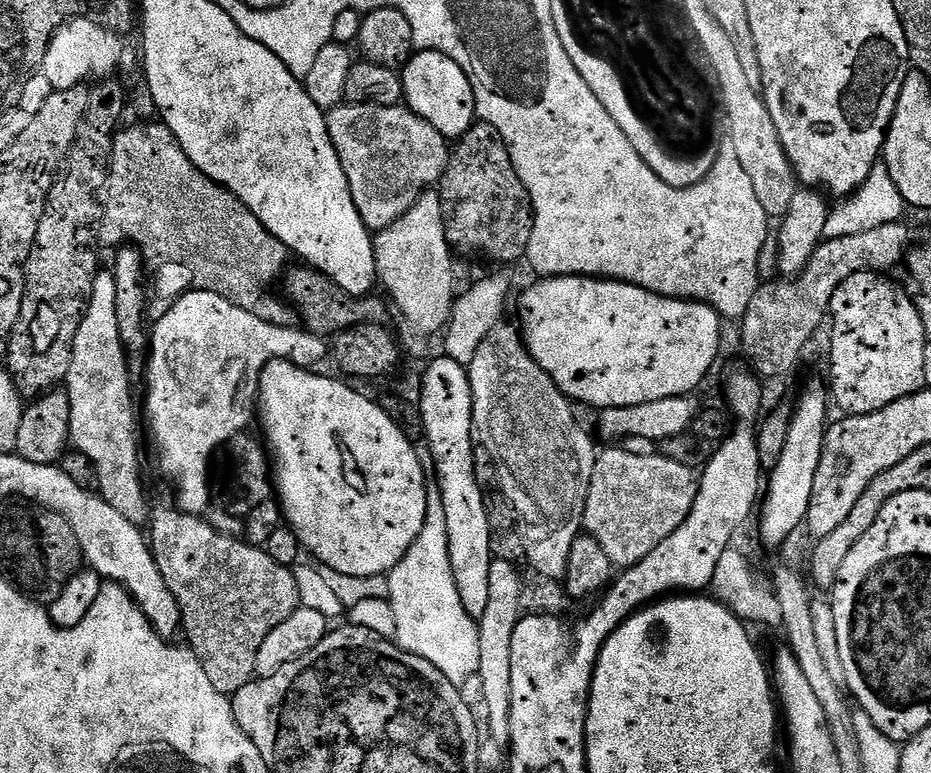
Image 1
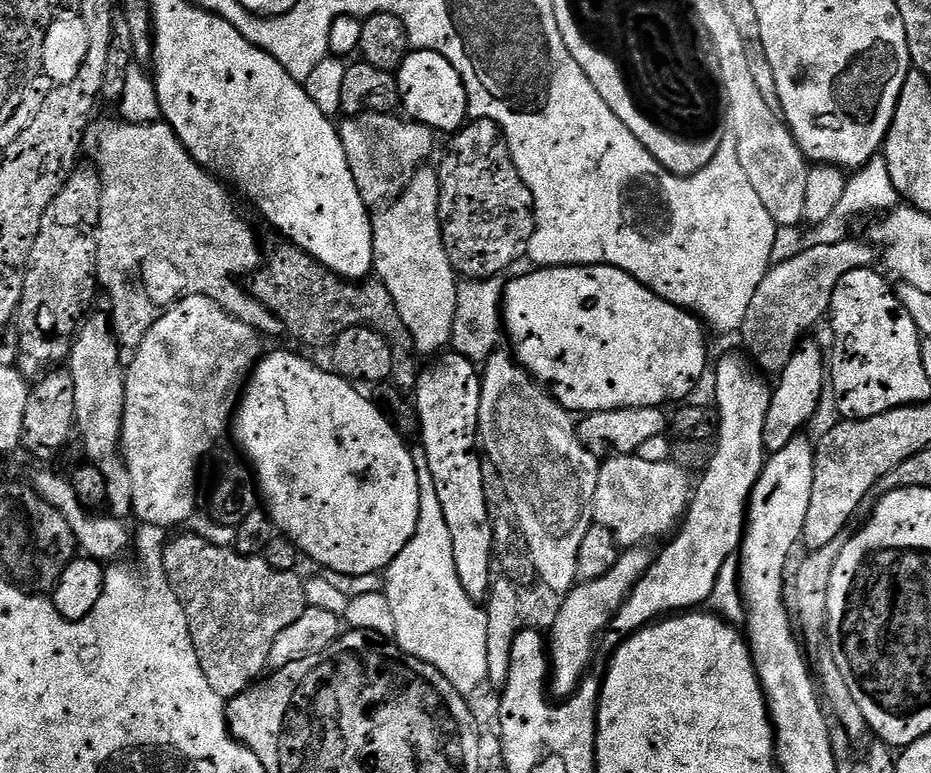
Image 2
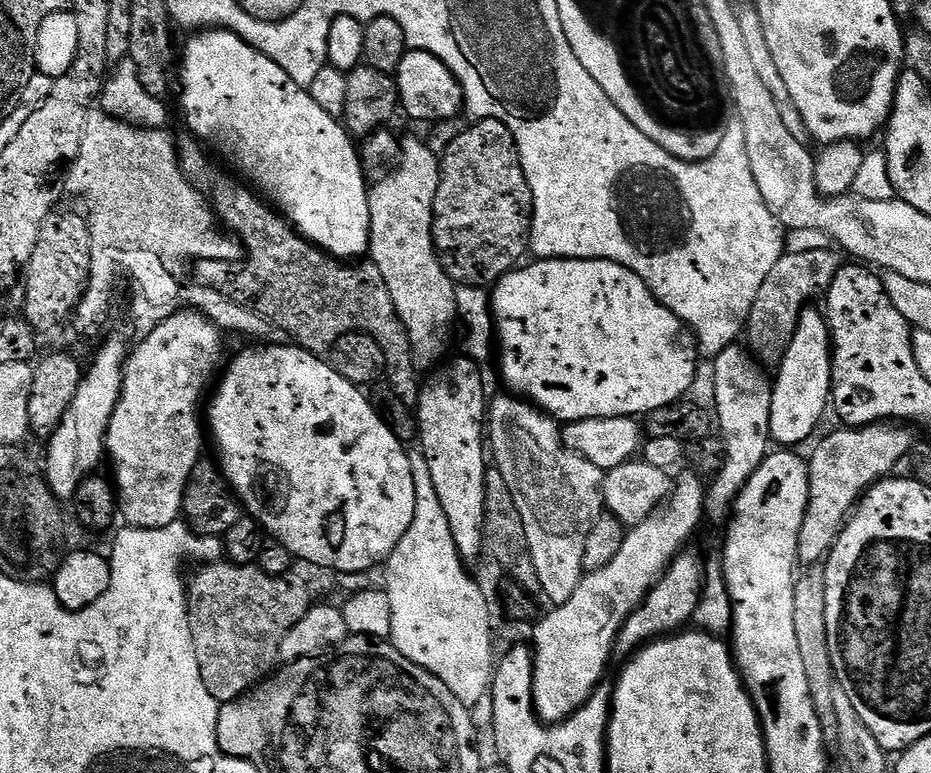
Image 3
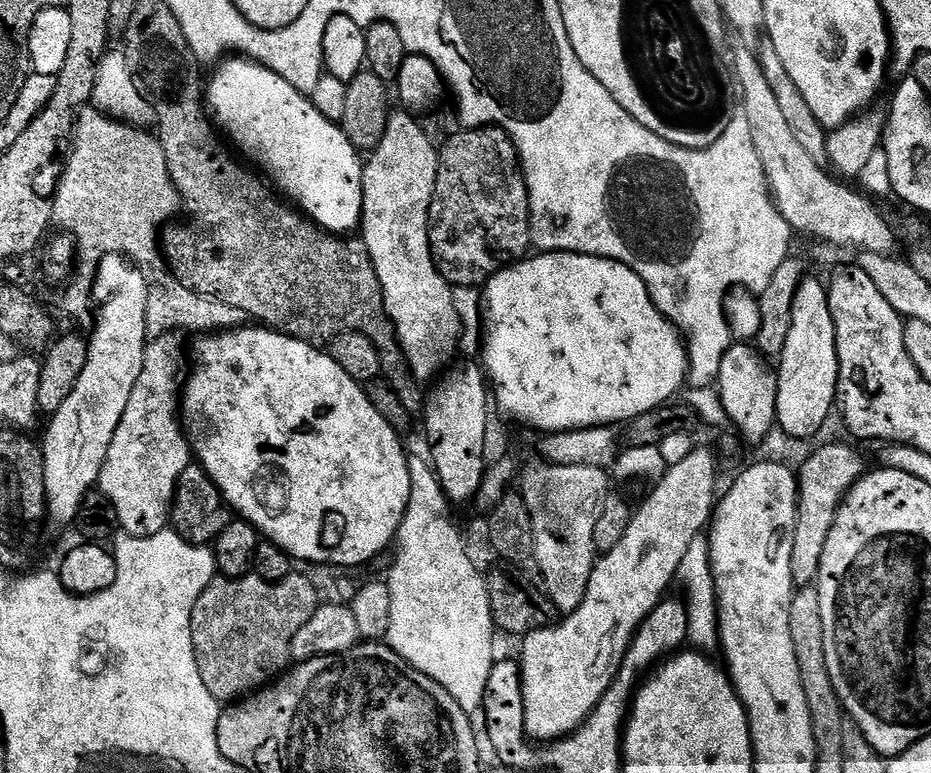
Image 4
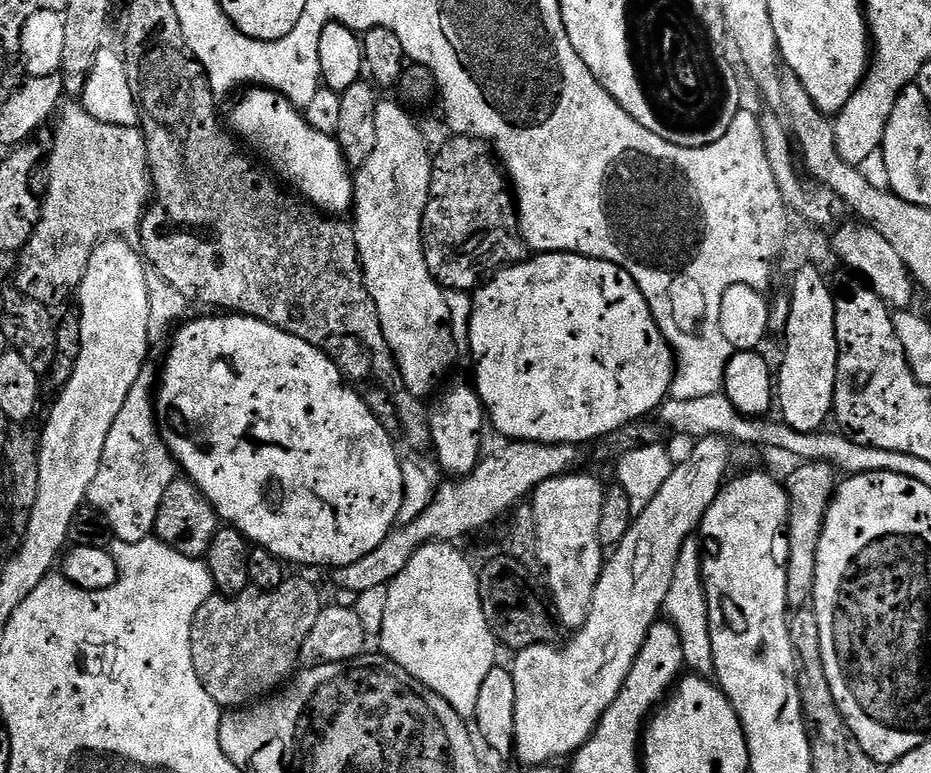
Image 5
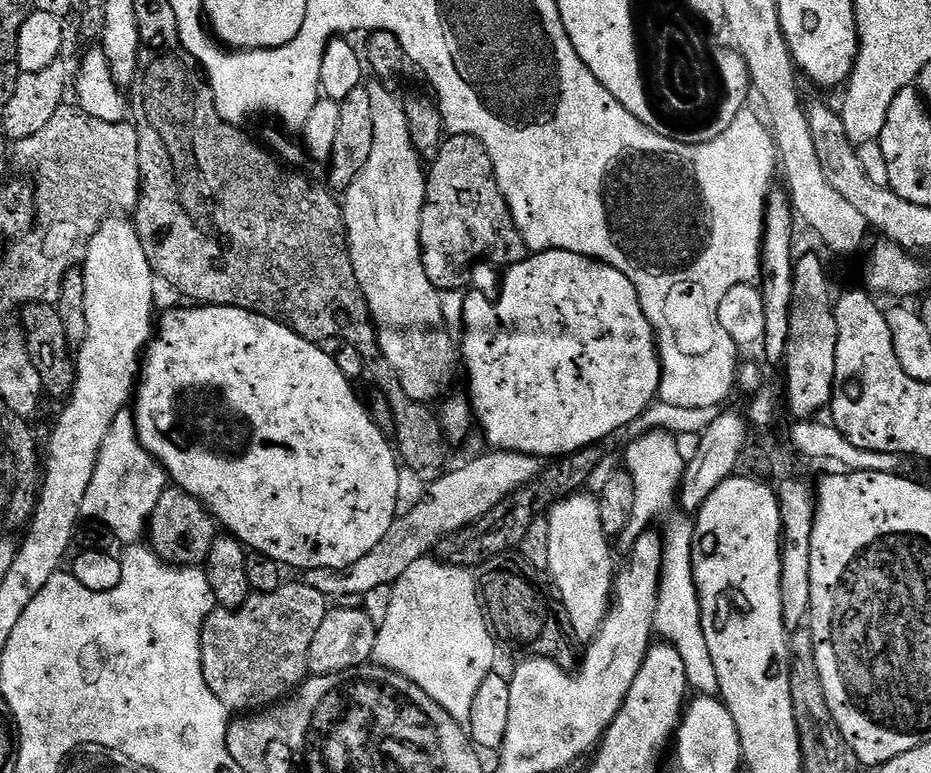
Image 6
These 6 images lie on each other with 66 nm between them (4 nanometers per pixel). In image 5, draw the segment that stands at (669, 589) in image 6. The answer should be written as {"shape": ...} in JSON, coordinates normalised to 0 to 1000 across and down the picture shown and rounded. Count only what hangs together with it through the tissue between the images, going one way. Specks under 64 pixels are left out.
{"shape":[[[740,696],[728,717],[724,737],[724,753],[720,753],[720,768],[715,768],[712,796],[721,802],[733,825],[736,860],[747,873],[757,877],[766,873],[767,841],[763,831],[763,799],[760,798],[760,775],[756,767],[756,744],[752,736],[754,704],[751,697]]]}

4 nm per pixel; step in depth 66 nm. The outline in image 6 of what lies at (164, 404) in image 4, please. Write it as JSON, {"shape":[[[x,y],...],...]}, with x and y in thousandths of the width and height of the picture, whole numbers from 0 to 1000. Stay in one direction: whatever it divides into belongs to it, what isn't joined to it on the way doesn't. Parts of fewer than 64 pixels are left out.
{"shape":[[[134,530],[125,537],[122,546],[118,546],[118,556],[114,556],[114,567],[107,578],[103,607],[97,618],[97,626],[92,629],[92,642],[86,661],[93,671],[107,673],[114,680],[118,680],[118,686],[130,705],[145,704],[156,692],[159,671],[165,665],[165,655],[170,655],[170,644],[174,644],[182,626],[180,612],[176,609],[172,596],[150,576],[143,534]]]}

